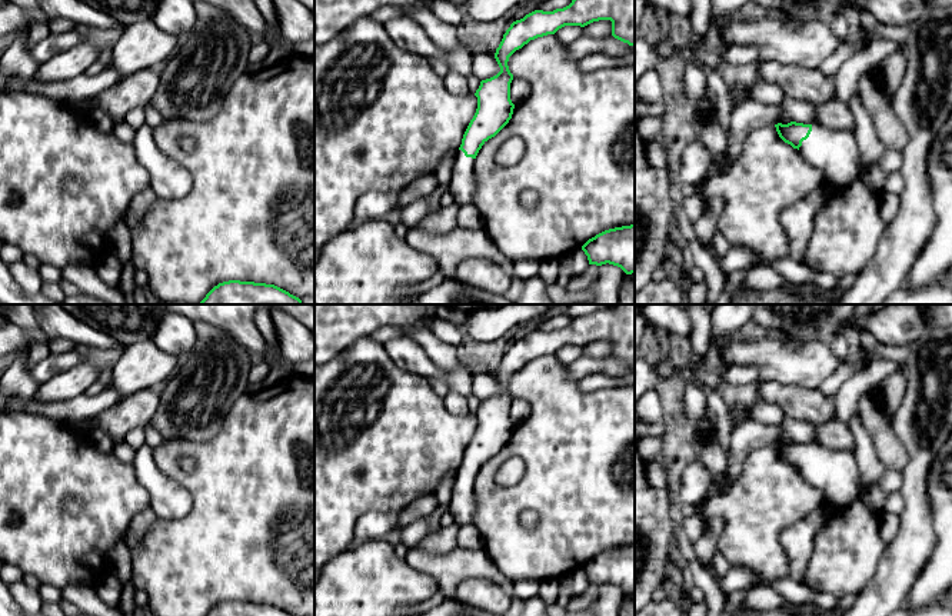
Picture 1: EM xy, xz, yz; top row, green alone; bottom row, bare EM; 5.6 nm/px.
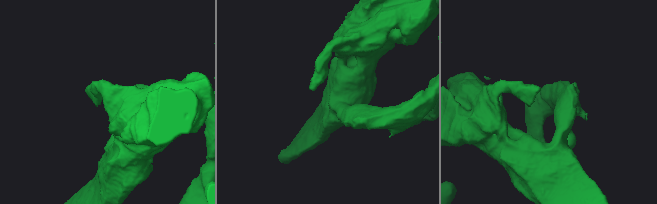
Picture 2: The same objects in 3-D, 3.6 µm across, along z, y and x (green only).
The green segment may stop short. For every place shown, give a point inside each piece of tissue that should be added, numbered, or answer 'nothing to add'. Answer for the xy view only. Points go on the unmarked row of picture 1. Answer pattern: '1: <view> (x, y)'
nothing to add

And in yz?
1: yz (835, 473)

